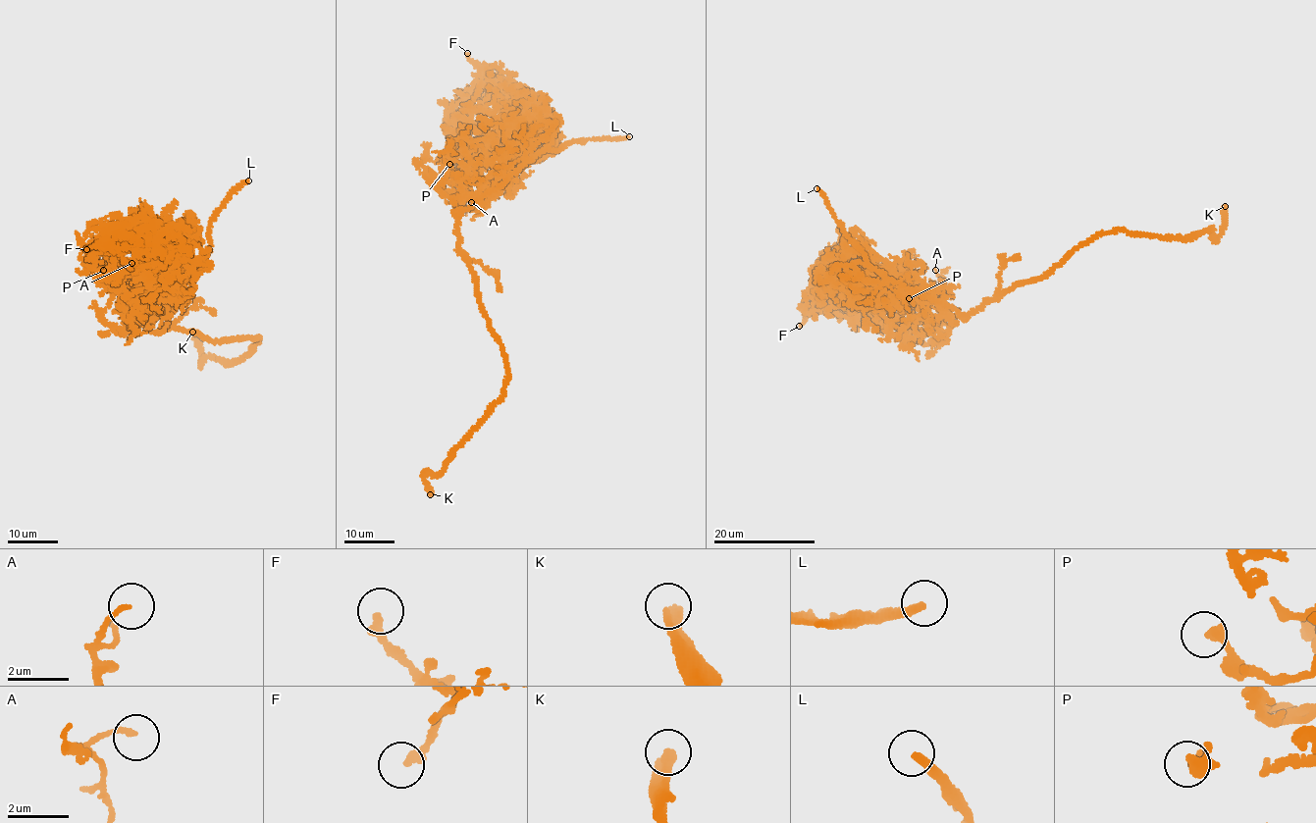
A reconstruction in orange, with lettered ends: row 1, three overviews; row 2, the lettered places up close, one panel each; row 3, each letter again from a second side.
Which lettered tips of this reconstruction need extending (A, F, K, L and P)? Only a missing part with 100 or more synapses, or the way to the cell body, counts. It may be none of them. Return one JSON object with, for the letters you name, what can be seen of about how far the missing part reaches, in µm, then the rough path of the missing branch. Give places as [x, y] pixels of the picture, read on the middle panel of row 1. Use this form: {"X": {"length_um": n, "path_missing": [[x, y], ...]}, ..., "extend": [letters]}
{"K": {"length_um": 50}, "L": {"length_um": 70}, "extend": ["K", "L"]}

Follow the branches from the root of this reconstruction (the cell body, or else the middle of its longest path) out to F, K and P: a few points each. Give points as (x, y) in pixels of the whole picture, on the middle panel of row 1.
F: (477, 282), (459, 248), (460, 214), (475, 201), (499, 150), (488, 132), (495, 91), (467, 53)
K: (477, 282), (480, 307), (503, 354), (505, 387), (454, 449), (442, 473), (425, 472), (430, 494)
P: (477, 282), (459, 248), (458, 233), (460, 214), (475, 201), (481, 184), (483, 158), (477, 153), (449, 164)

